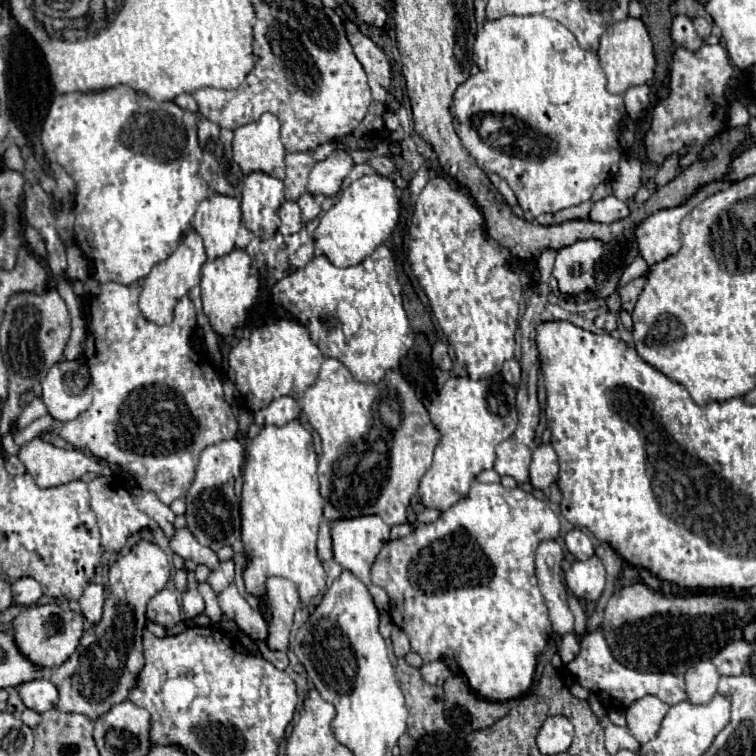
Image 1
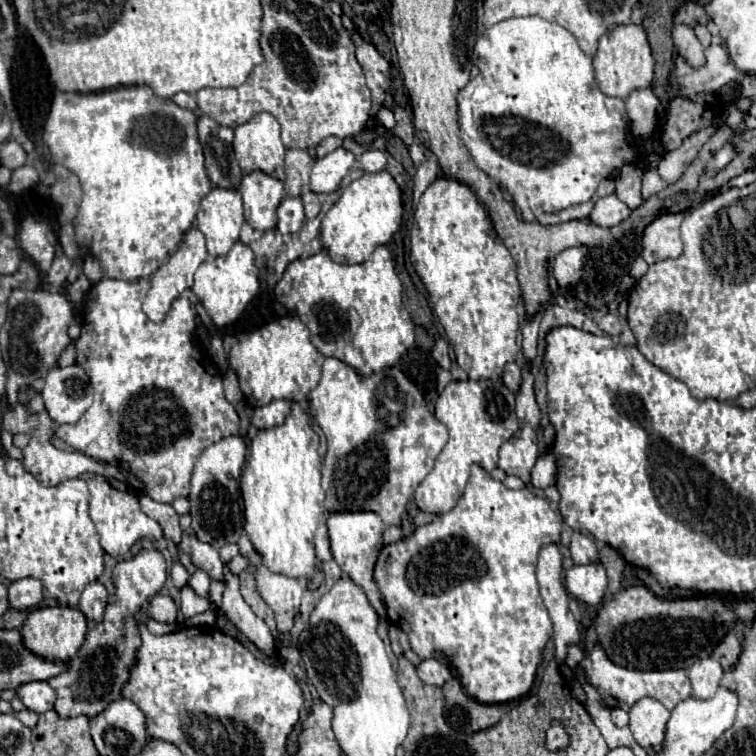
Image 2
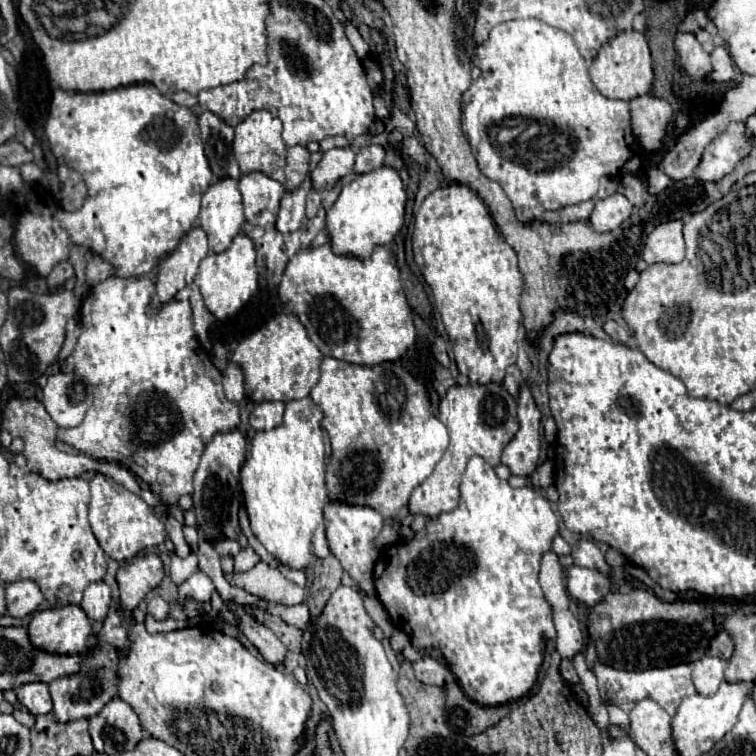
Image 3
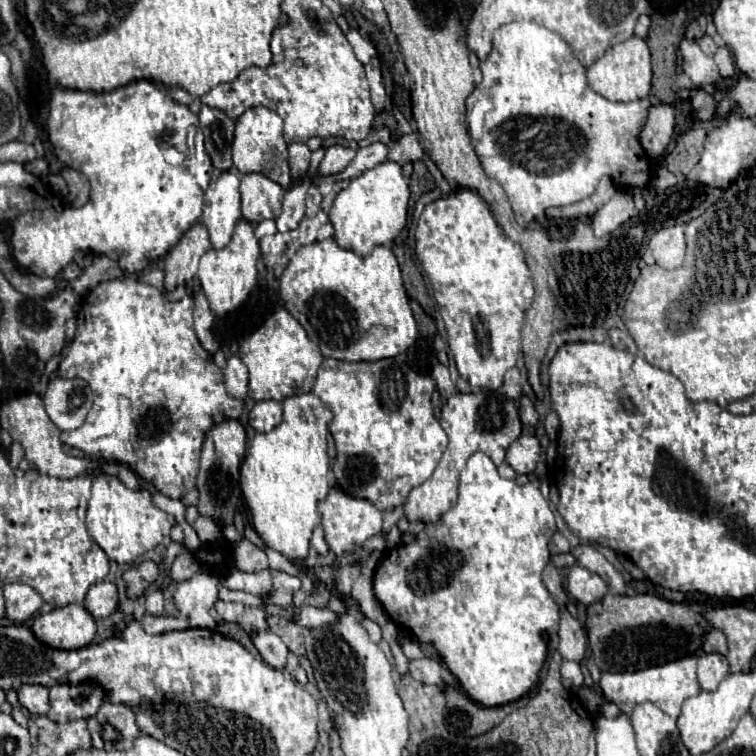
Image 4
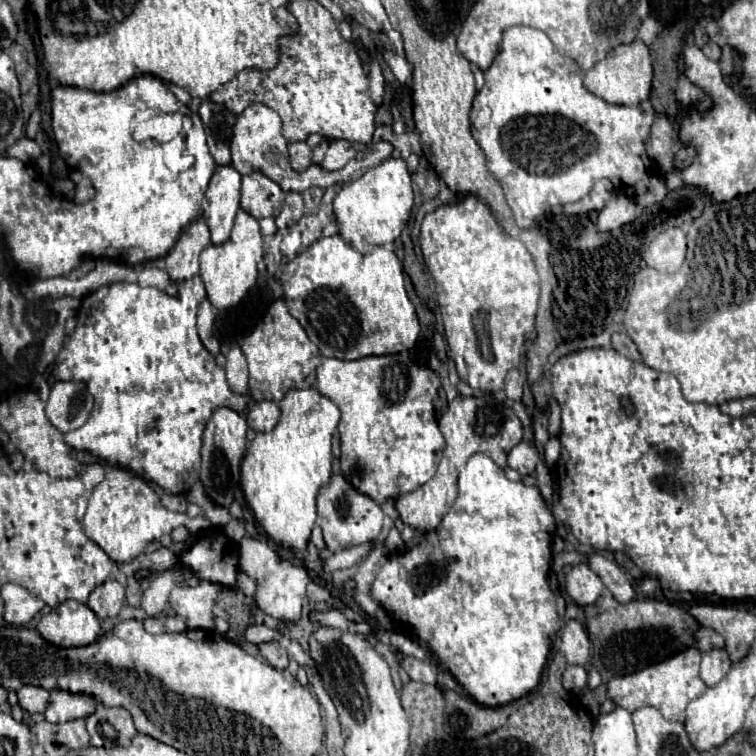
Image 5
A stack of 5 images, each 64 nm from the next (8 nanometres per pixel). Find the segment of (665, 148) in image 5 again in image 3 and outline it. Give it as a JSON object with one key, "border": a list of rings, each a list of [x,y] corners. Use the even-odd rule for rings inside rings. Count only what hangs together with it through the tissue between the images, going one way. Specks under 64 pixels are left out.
{"border":[[[640,96],[632,102],[632,120],[634,120],[634,136],[640,146],[648,152],[656,152],[662,148],[668,128],[674,120],[672,106],[666,100],[656,96]]]}

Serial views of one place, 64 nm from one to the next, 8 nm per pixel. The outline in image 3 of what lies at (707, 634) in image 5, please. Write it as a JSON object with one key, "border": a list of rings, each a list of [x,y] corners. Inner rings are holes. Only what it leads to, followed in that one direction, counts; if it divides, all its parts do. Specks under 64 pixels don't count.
{"border":[[[720,630],[720,634],[716,634],[716,638],[712,638],[712,646],[708,648],[708,654],[728,660],[732,656],[732,650],[734,650],[734,644],[732,644],[728,632]]]}

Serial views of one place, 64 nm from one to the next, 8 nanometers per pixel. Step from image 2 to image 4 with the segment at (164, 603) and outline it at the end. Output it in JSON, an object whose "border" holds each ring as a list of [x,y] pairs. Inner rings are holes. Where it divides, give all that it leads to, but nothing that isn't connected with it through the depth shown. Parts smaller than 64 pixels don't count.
{"border":[[[156,588],[146,594],[146,612],[152,616],[160,616],[164,610],[164,588]]]}

